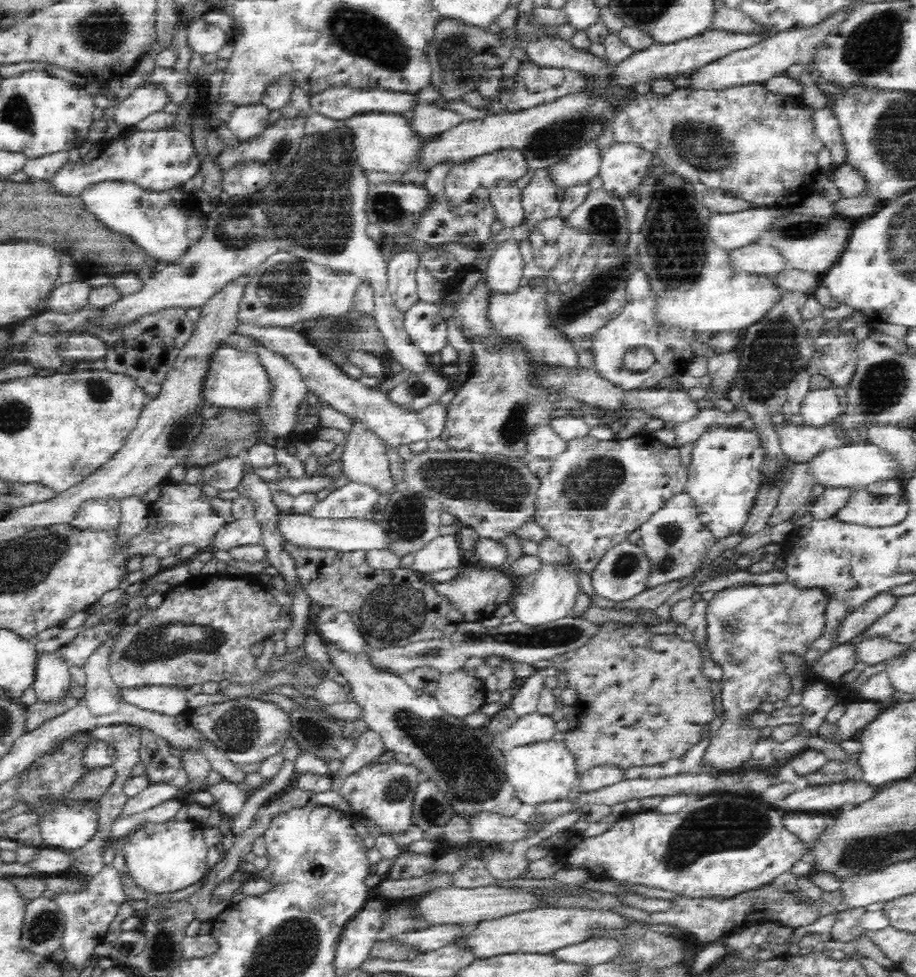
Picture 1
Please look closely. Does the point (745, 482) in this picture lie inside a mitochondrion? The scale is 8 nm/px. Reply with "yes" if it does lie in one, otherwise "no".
no

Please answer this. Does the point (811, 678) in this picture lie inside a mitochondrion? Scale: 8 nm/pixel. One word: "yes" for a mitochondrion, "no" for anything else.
no

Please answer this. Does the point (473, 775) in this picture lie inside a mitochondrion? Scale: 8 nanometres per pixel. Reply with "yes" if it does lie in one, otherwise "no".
yes

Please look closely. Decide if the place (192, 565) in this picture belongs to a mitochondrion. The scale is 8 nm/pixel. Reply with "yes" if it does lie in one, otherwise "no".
no

